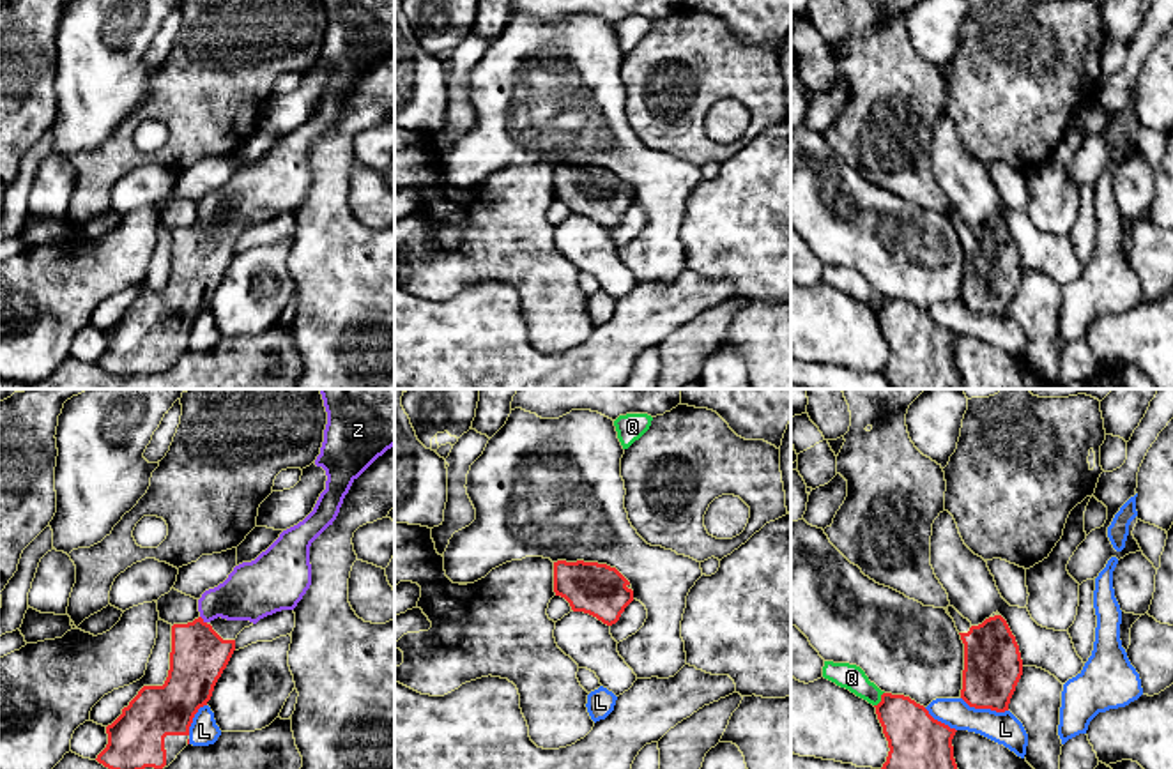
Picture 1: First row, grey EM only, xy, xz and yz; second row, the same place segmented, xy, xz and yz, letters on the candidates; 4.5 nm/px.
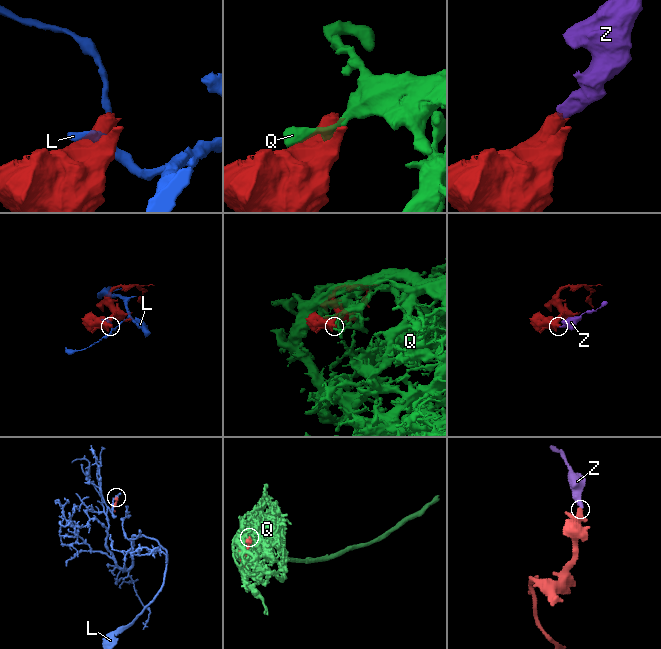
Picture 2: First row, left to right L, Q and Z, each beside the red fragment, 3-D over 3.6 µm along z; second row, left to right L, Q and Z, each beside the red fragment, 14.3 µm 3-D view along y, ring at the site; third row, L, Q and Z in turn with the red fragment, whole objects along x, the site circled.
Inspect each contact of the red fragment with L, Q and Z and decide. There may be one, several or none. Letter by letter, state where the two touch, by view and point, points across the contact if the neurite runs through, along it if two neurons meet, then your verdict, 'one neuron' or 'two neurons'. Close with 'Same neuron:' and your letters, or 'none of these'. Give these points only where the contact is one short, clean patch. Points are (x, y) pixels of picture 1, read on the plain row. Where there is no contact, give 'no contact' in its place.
L: meets red in yz at (984, 312); two neurons
Q: meets red in yz at (881, 303); two neurons
Z: meets red in xy at (202, 223); runs through xy (199, 258), (202, 223), (220, 205), (250, 197); one neuron
Same neuron: Z

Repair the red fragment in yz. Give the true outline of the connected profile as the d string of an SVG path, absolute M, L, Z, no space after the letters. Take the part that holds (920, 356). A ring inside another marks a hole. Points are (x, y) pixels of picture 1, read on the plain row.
M883 297L874 311L890 352L881 373L892 389L954 389L959 384L952 350L955 332L934 324L924 309L904 299Z

